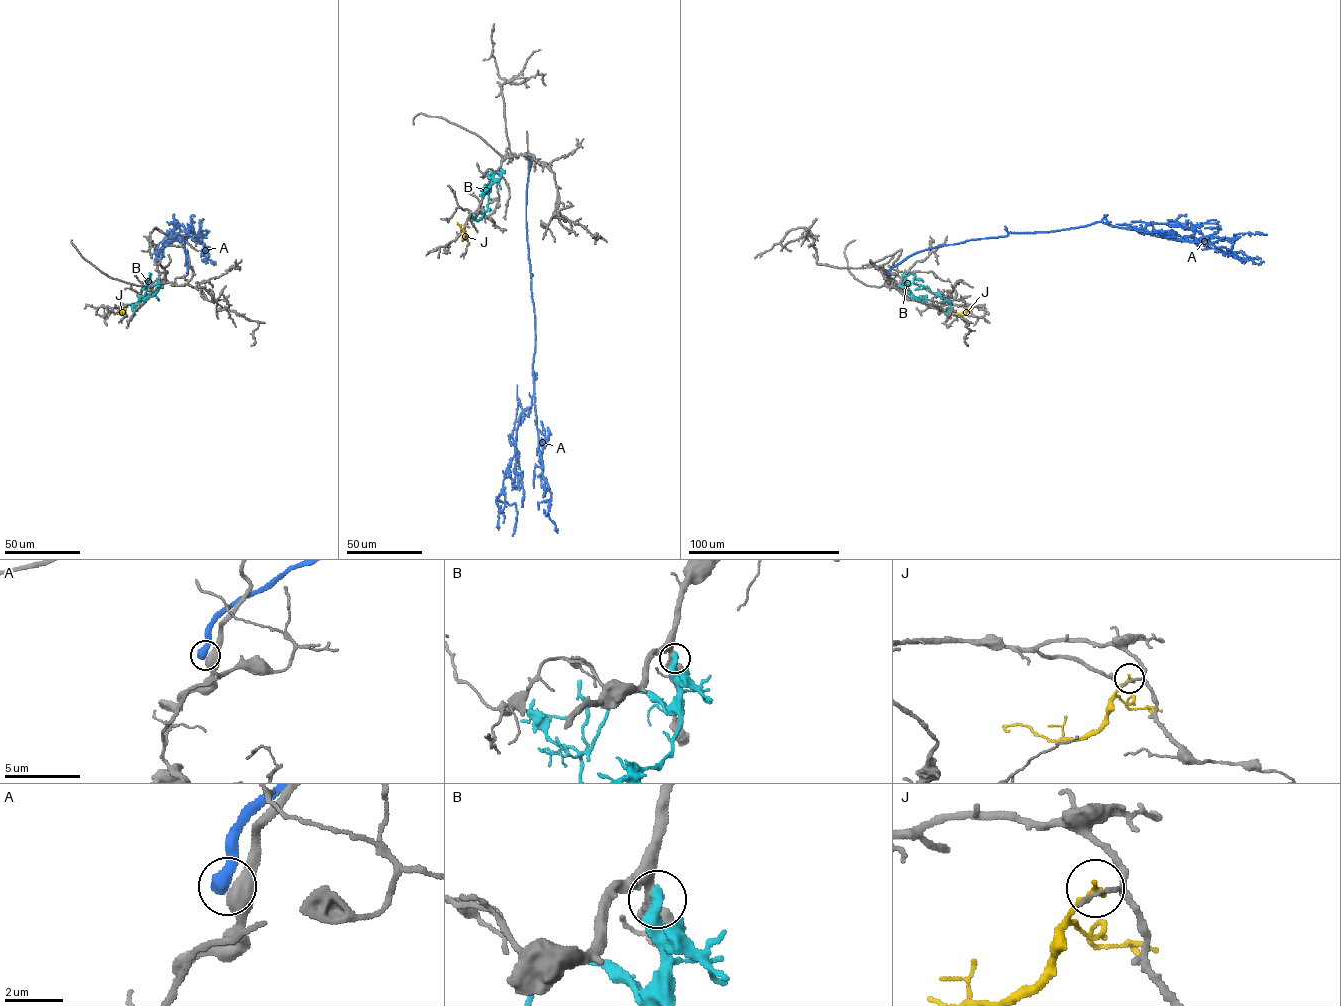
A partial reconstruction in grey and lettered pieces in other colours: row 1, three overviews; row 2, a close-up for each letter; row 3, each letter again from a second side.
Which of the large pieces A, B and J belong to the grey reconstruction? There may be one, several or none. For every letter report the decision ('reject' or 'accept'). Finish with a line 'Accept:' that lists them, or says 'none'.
A: reject
B: reject
J: reject
Accept: none

